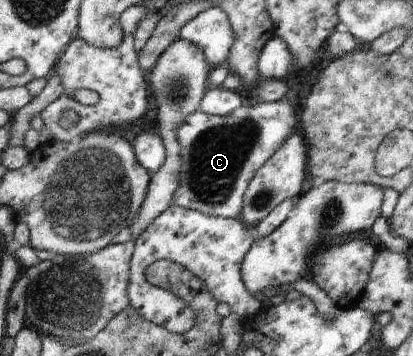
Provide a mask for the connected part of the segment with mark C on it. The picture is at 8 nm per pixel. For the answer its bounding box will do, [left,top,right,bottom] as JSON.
[172,98,297,219]

